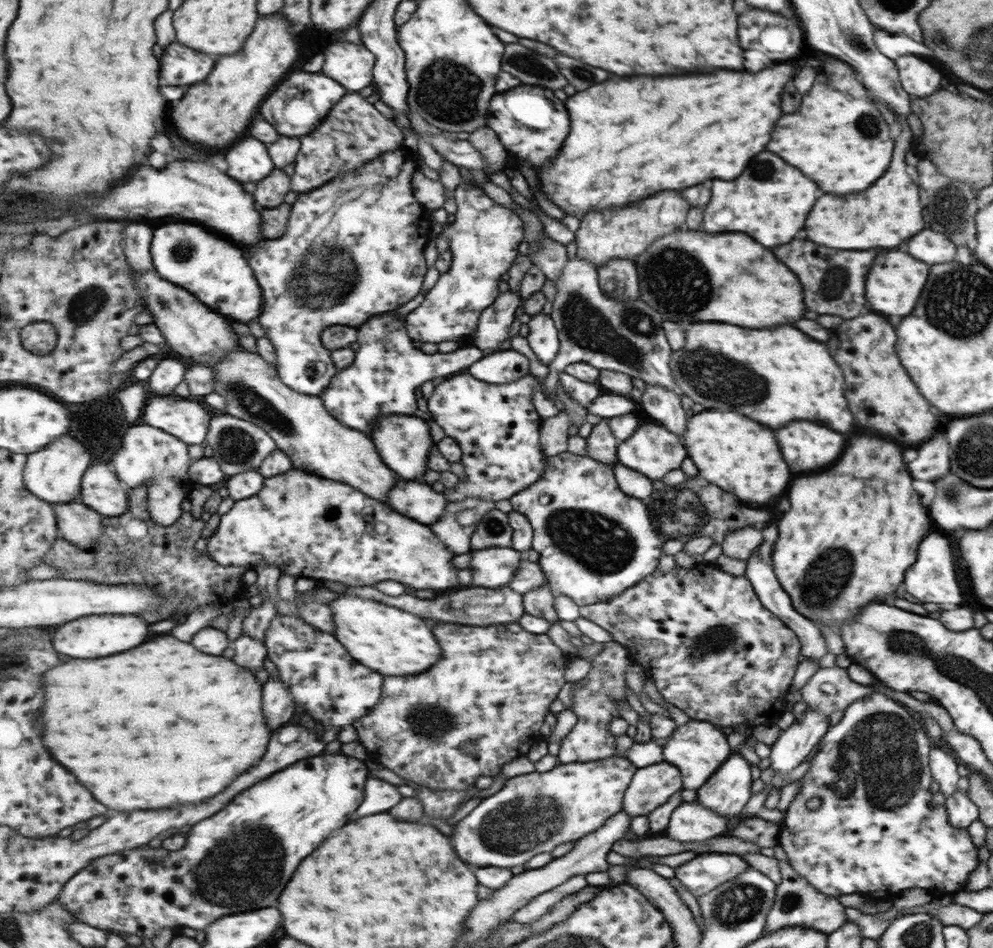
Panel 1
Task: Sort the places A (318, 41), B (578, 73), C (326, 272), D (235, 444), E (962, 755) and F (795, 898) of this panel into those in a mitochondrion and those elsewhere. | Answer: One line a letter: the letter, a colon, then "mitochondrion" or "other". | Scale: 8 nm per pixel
A: other
B: mitochondrion
C: mitochondrion
D: mitochondrion
E: other
F: mitochondrion

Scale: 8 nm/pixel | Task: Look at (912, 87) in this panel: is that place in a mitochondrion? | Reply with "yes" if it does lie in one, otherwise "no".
no

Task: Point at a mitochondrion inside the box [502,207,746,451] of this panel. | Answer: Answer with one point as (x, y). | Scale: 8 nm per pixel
(627, 339)

